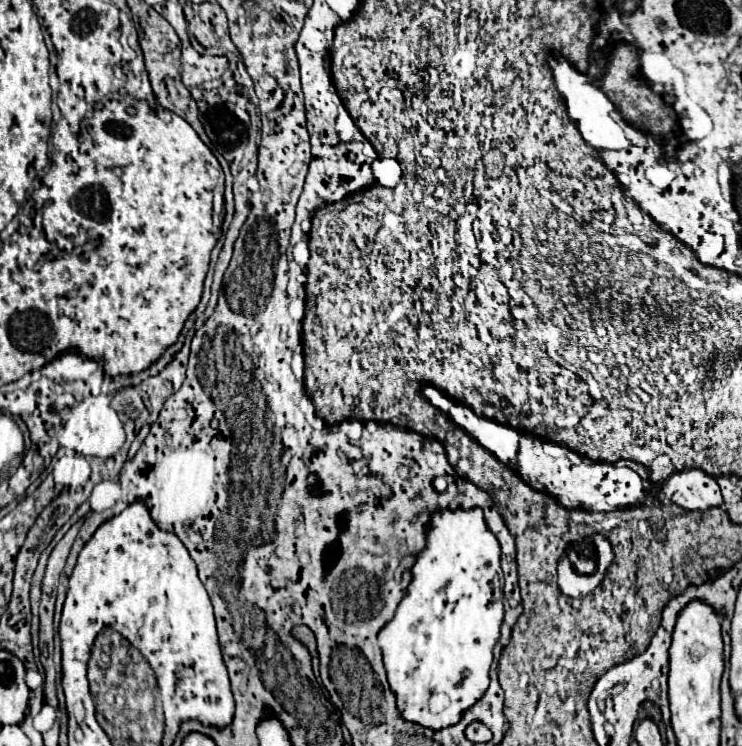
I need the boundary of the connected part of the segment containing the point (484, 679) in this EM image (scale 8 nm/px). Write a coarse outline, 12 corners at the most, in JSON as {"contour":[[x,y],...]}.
{"contour":[[483,512],[433,514],[379,632],[405,720],[457,724],[503,622]]}

